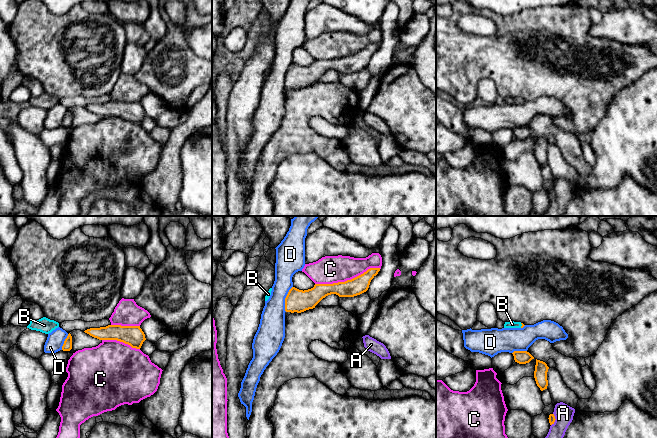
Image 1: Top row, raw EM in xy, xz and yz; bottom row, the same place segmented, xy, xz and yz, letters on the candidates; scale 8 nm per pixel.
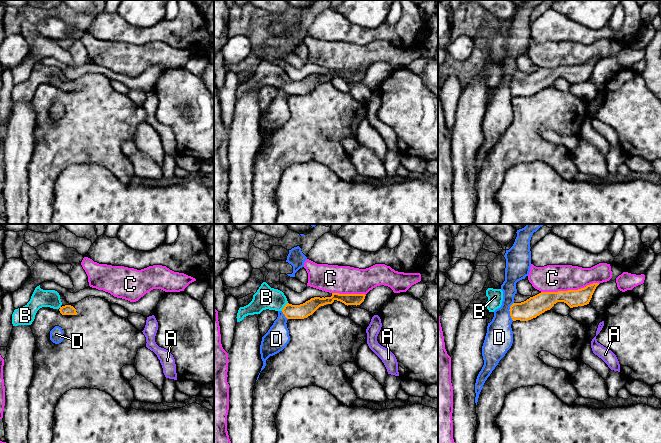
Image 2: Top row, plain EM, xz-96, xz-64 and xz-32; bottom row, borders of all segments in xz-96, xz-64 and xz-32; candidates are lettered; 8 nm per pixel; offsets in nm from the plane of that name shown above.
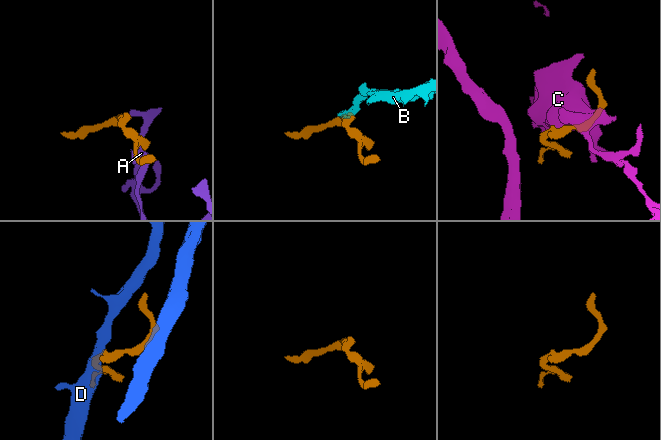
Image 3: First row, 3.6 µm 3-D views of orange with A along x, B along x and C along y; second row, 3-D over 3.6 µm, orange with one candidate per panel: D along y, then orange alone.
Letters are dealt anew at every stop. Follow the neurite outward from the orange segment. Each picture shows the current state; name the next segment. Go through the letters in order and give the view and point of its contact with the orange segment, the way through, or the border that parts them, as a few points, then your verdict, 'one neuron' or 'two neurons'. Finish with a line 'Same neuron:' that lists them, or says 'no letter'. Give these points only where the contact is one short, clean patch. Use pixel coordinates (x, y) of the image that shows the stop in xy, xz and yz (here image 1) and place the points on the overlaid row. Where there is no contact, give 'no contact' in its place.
A: yz (555, 419) | two neurons
B: yz (522, 325) | across yz (523, 325), (522, 325), (512, 324) | one neuron
C: xz (347, 280) | two neurons
D: xz (285, 299) | along xz (292, 286), (285, 298), (285, 311) | two neurons
Same neuron: B

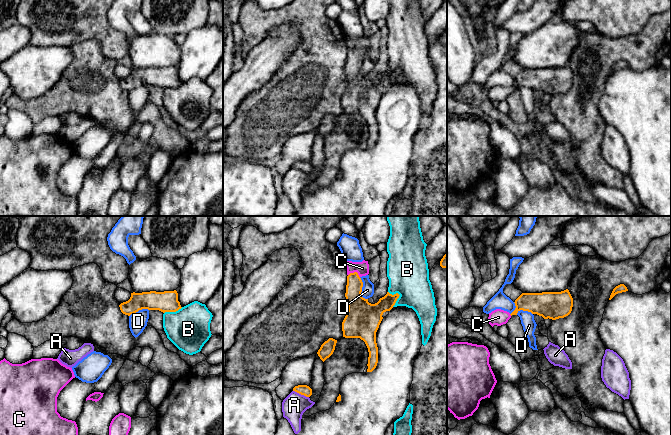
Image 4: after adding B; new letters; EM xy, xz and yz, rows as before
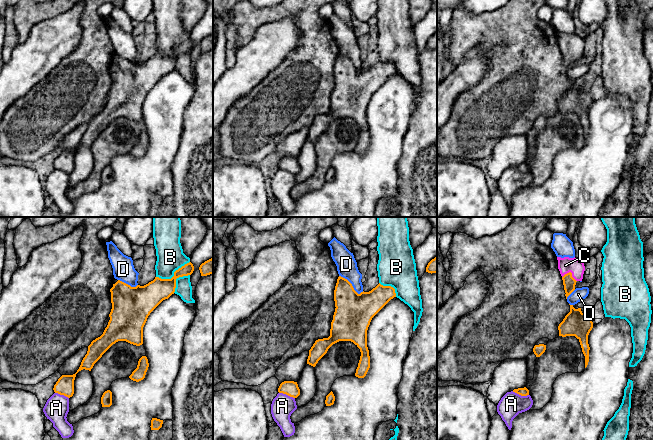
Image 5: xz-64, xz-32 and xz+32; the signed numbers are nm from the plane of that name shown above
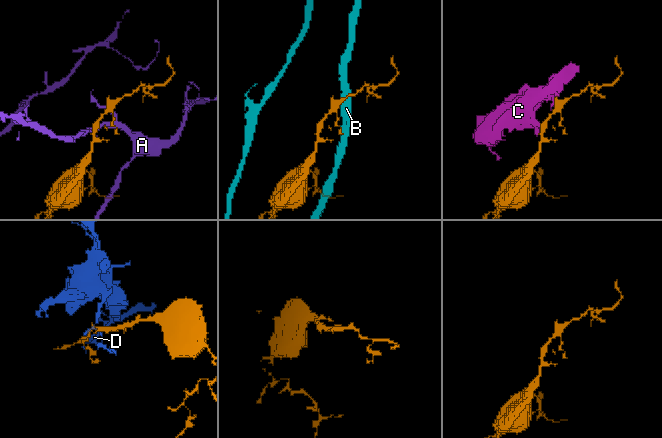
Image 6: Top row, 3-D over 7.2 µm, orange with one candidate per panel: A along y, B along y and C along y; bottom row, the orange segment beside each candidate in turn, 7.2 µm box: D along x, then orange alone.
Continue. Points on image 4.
A: xz (301, 394) | along xz (293, 390), (308, 397) | two neurons
B: xz (399, 295) | along xz (388, 291), (399, 295), (392, 306) | two neurons
C: xz (355, 272) | across xz (356, 303), (354, 298), (355, 272), (362, 268) | one neuron
D: xz (361, 289) | along xz (359, 277), (362, 282), (361, 295), (367, 299) | two neurons
Same neuron: C

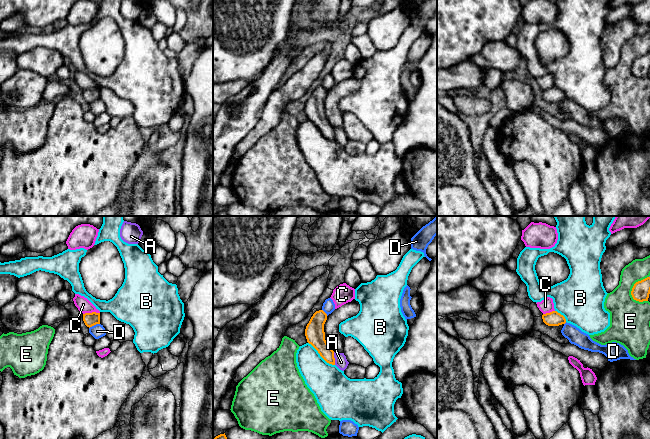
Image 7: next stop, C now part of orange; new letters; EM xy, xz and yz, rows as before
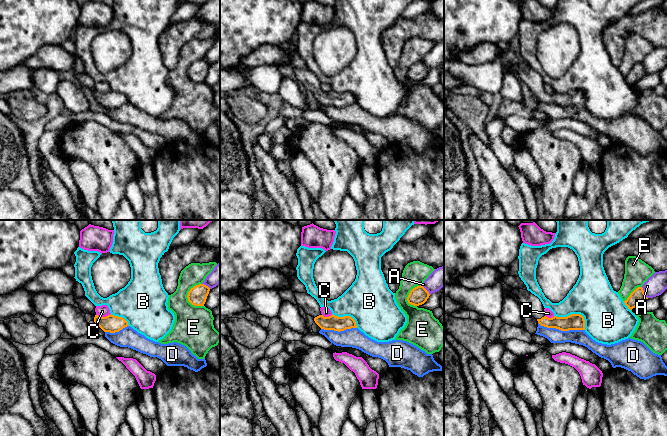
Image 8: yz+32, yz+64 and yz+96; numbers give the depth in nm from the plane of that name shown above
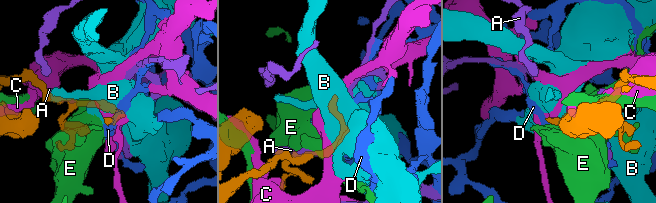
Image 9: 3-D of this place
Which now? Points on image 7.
A: xz (334, 358) | two neurons
B: xz (321, 356) | two neurons
C: xy (92, 312) | along xy (99, 312), (85, 312), (83, 314) | two neurons
D: xy (94, 324) | two neurons
E: yz (634, 285) | two neurons
Same neuron: no letter

